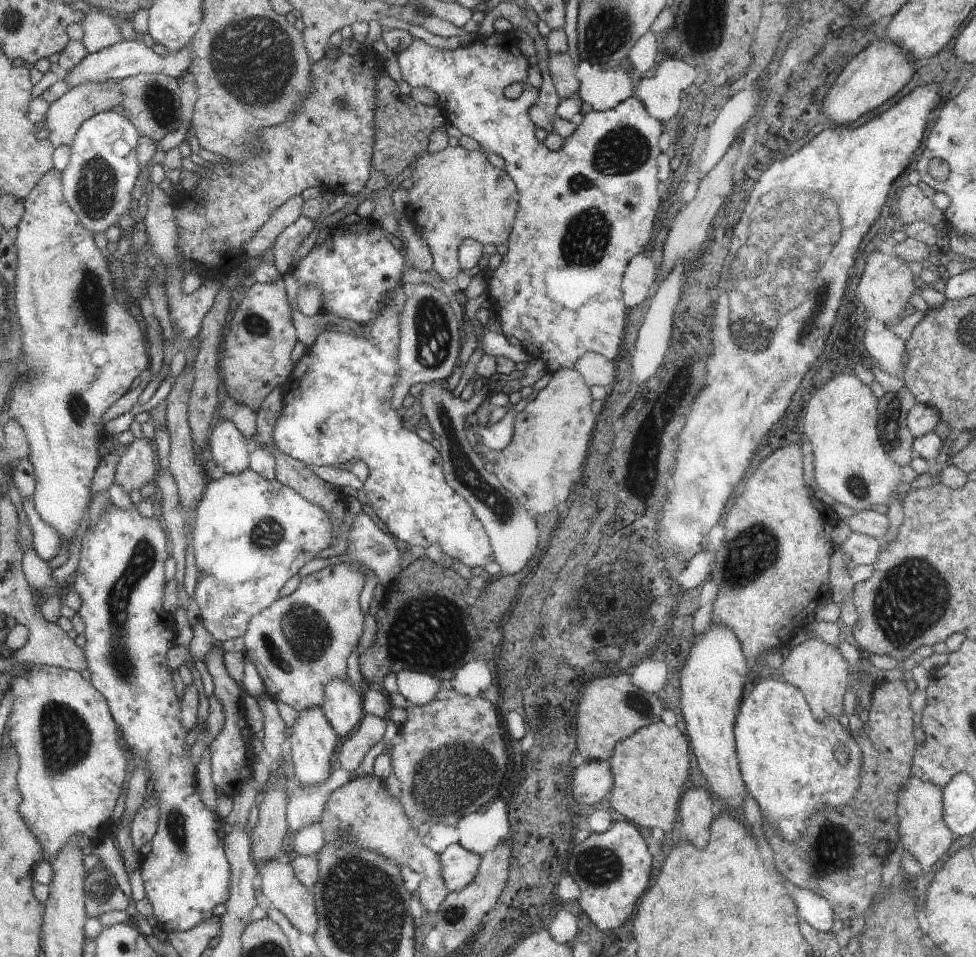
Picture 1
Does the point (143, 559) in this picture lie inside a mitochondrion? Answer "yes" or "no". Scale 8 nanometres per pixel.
yes

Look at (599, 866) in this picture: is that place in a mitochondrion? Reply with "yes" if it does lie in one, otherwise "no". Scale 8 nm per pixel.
yes

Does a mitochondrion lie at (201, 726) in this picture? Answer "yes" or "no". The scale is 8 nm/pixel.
no

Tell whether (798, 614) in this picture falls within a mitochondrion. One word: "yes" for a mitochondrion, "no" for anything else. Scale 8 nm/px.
no

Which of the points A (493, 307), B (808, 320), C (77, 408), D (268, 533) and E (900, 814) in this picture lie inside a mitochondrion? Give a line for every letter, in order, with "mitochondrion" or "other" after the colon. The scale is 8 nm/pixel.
A: other
B: mitochondrion
C: mitochondrion
D: mitochondrion
E: other

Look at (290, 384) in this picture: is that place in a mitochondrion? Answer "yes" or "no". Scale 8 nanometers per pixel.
no

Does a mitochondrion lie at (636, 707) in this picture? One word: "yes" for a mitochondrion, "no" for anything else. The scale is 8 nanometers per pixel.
yes

